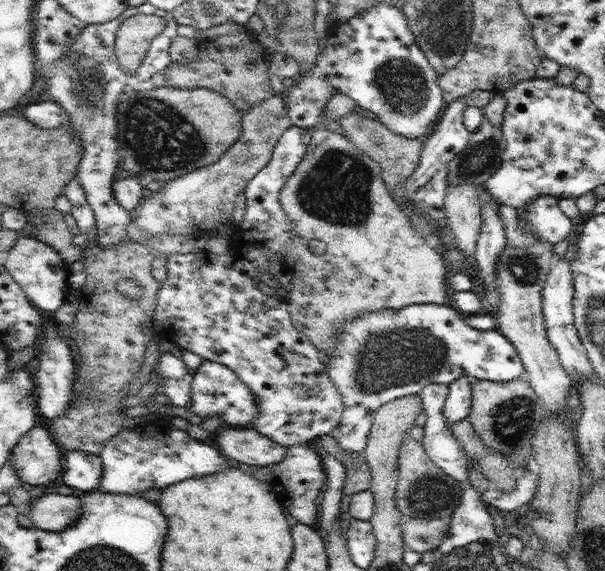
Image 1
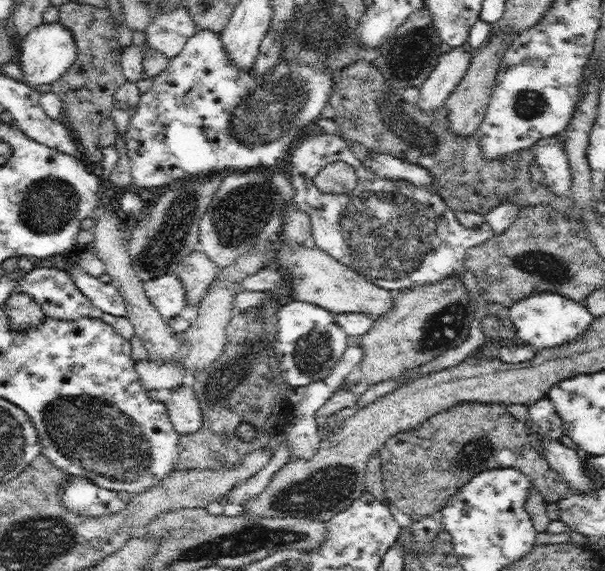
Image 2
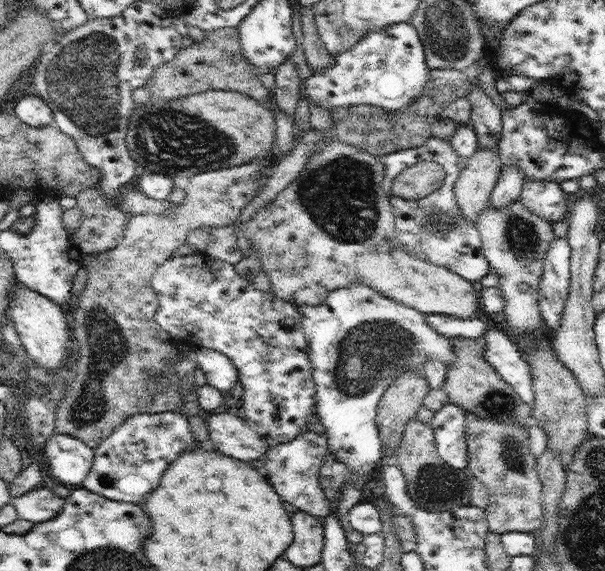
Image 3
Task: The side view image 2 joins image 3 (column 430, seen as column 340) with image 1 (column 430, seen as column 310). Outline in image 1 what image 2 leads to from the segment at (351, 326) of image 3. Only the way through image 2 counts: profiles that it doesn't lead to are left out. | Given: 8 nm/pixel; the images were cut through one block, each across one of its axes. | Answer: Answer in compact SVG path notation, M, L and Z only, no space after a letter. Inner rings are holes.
M414 303L403 306L401 309L384 309L379 310L376 313L366 313L365 316L354 317L351 321L345 324L342 331L337 334L335 338L336 350L334 354L328 359L324 358L324 363L326 365L326 372L330 377L330 380L337 386L337 389L342 395L343 413L341 416L340 424L331 432L331 435L338 441L340 448L344 450L351 450L351 452L357 452L357 454L362 455L363 450L366 448L367 440L369 439L369 432L371 426L373 425L375 412L384 403L389 403L390 401L408 396L408 395L418 395L419 392L430 383L440 383L440 384L452 384L455 380L458 380L460 376L465 374L470 382L478 380L487 380L494 382L506 382L512 379L525 377L525 368L522 364L521 358L514 349L514 346L510 344L505 337L497 328L490 329L487 331L476 330L471 326L467 325L463 313L456 310L454 306L450 304L434 304L434 303Z

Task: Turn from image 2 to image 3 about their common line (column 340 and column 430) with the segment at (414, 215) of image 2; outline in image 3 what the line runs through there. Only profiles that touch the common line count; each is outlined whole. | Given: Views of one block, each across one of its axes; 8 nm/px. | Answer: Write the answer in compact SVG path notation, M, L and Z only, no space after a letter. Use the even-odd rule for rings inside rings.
M430 137L424 146L392 152L382 157L385 164L383 189L395 215L395 229L402 248L430 264L444 266L476 285L491 272L490 263L483 253L481 236L477 223L472 224L462 216L454 196L454 183L461 170L467 165L467 159L462 158L452 147L452 142ZM431 160L441 164L445 170L443 185L429 196L417 200L407 200L392 192L394 179L409 166L417 162Z

